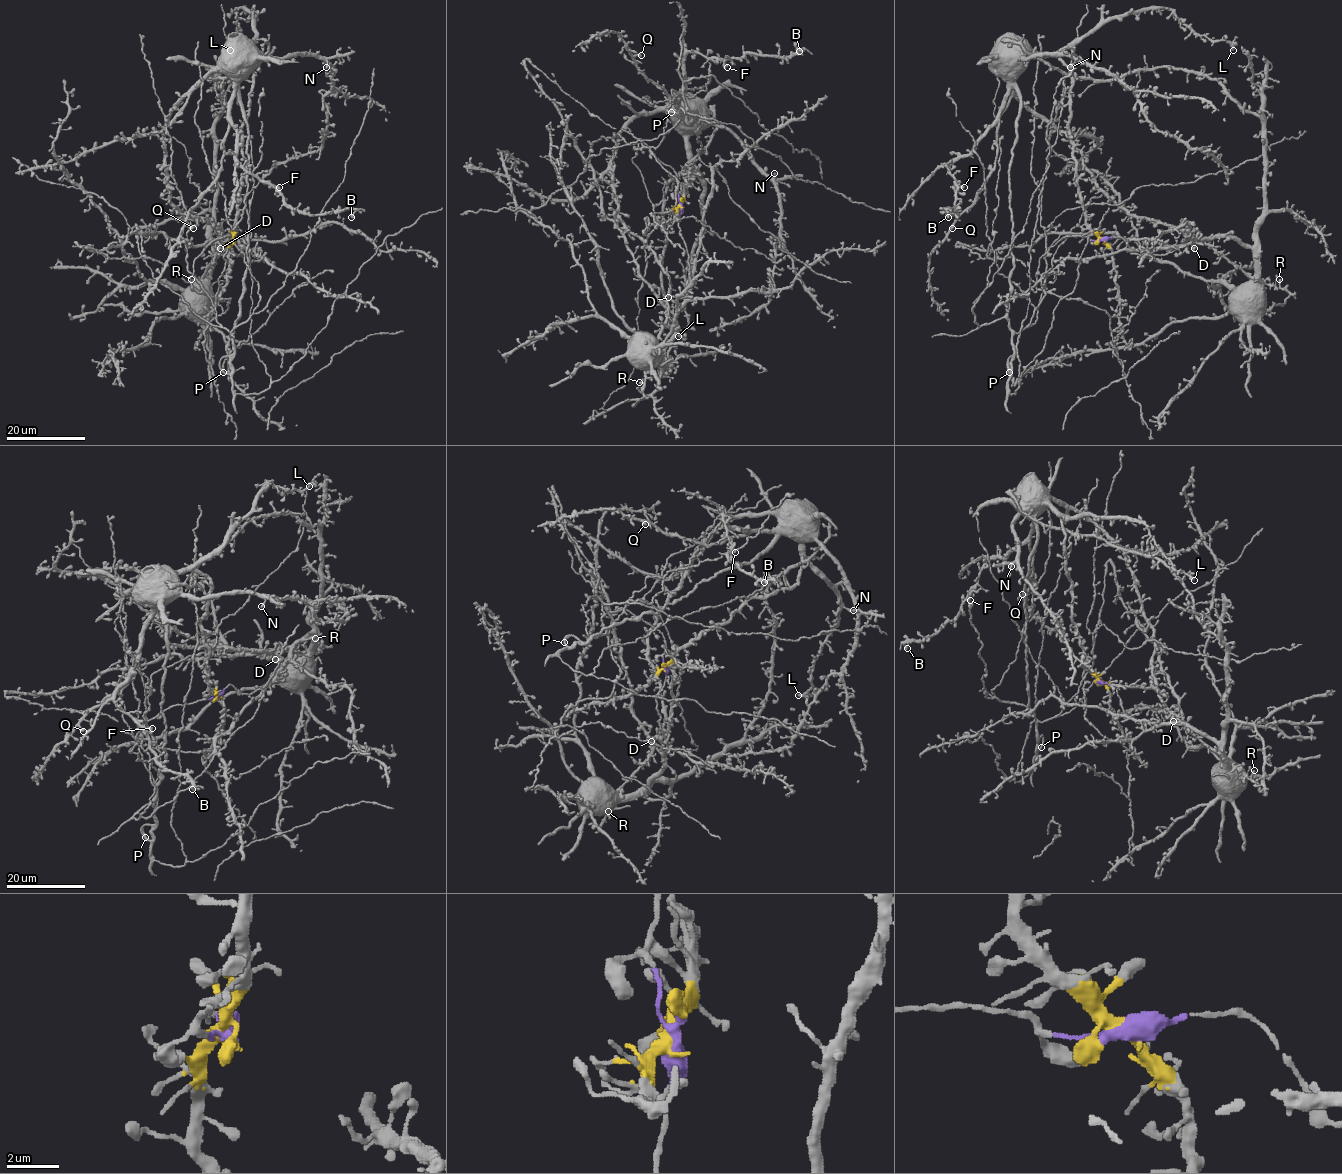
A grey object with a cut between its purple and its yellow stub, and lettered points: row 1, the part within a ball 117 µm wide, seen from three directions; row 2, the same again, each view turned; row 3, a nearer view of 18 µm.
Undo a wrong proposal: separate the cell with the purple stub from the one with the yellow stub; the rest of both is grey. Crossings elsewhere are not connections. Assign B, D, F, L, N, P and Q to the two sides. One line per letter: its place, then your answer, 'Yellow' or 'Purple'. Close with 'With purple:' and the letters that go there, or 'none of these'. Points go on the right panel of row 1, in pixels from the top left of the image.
B: Place: (948, 217). Yellow
D: Place: (1194, 248). Yellow
F: Place: (964, 187). Yellow
L: Place: (1233, 50). Yellow
N: Place: (1070, 67). Yellow
P: Place: (1009, 372). Yellow
Q: Place: (952, 228). Yellow
With purple: none of these

